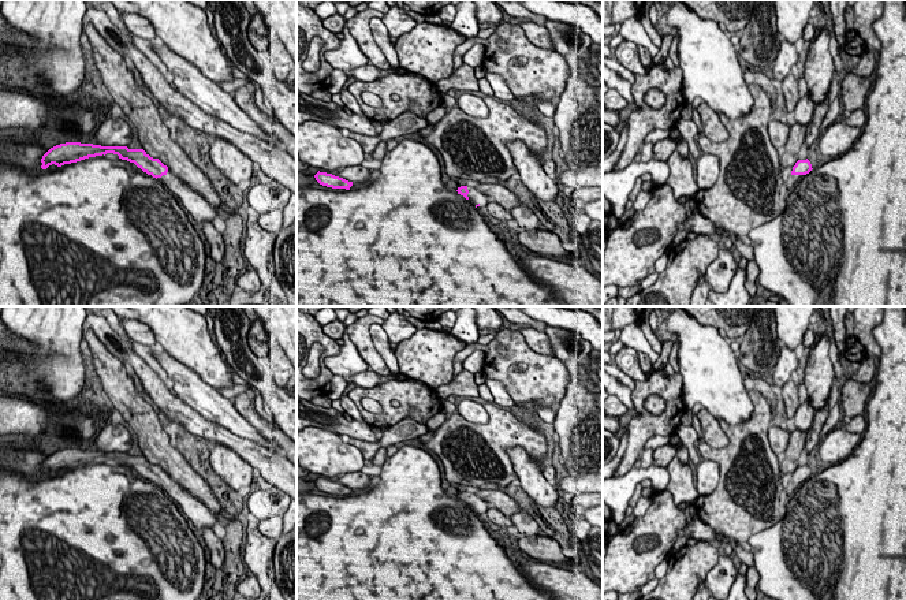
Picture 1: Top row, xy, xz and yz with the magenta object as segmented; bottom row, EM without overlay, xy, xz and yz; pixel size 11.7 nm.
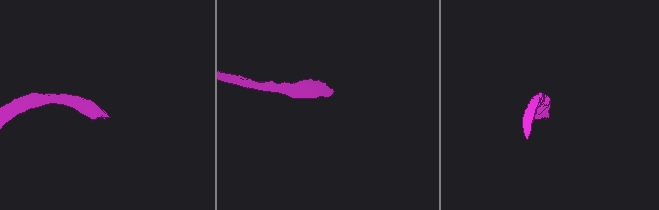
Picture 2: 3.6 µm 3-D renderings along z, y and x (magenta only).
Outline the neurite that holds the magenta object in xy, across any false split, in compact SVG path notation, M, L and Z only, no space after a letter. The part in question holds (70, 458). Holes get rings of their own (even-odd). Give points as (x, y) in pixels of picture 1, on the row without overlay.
M66 448L51 454L42 462L41 474L46 476L52 470L61 473L64 470L77 469L89 463L105 462L107 459L118 461L119 465L134 469L143 478L160 487L191 519L201 536L204 528L213 528L217 522L216 515L202 502L191 496L178 482L168 481L168 473L159 465L150 463L143 455Z

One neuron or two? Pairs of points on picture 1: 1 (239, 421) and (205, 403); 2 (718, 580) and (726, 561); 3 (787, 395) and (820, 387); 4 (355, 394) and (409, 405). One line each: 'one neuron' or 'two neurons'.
1: one neuron
2: one neuron
3: two neurons
4: one neuron

